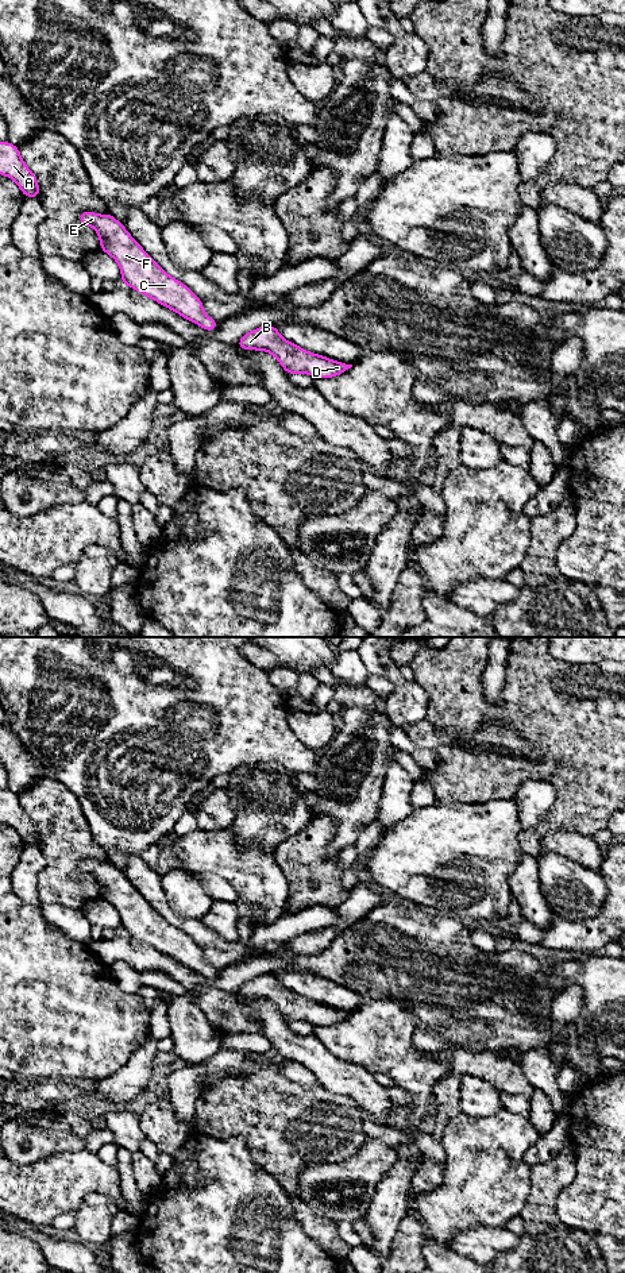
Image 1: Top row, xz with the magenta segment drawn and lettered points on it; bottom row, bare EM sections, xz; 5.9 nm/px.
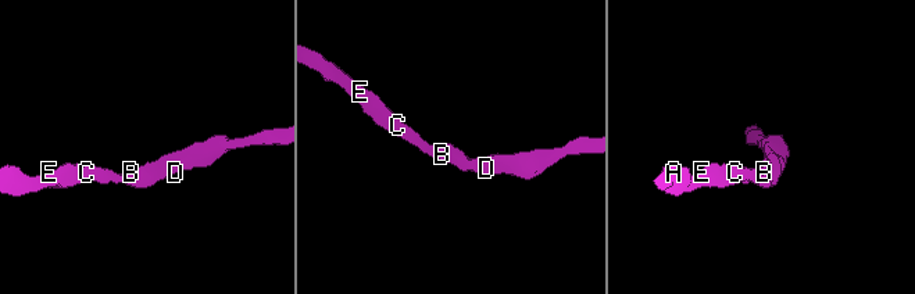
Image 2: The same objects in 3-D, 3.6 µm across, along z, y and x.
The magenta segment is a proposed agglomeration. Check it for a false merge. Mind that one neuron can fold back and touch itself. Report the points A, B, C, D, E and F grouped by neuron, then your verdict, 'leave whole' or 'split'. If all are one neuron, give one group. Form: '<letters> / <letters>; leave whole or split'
A B C D E F; leave whole

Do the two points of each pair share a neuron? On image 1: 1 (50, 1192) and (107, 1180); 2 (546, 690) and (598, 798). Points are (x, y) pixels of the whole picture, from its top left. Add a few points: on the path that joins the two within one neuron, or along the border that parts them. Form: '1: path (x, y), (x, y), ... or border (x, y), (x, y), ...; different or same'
1: path (64, 1180), (93, 1180); same
2: path (573, 717), (595, 740), (595, 771); same

